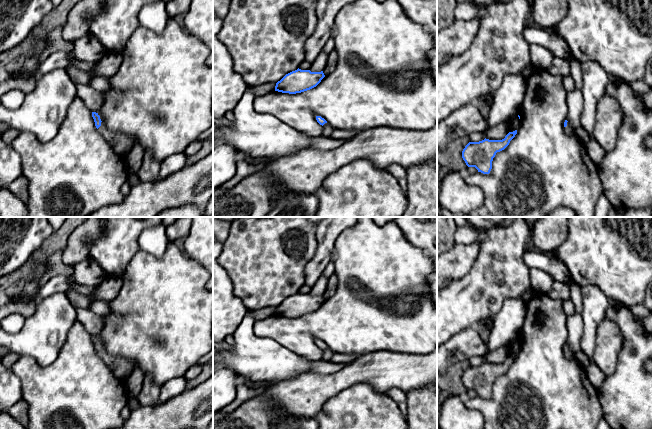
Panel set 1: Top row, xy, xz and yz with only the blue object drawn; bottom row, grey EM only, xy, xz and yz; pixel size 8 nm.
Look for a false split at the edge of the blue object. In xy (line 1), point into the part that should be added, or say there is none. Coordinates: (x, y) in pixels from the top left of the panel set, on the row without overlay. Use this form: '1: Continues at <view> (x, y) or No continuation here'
1: Continues at xy (122, 369)

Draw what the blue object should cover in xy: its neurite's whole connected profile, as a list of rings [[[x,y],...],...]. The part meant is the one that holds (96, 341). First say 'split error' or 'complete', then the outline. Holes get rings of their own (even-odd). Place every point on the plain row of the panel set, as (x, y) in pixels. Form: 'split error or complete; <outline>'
split error; [[[92,336],[92,341],[98,355],[113,367],[114,374],[121,381],[126,382],[129,379],[134,367],[125,359],[108,354],[101,345],[98,337]]]

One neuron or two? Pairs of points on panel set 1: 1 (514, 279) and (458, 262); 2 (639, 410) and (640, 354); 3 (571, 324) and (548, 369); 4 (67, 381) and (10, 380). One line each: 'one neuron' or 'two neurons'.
1: two neurons
2: one neuron
3: two neurons
4: two neurons

